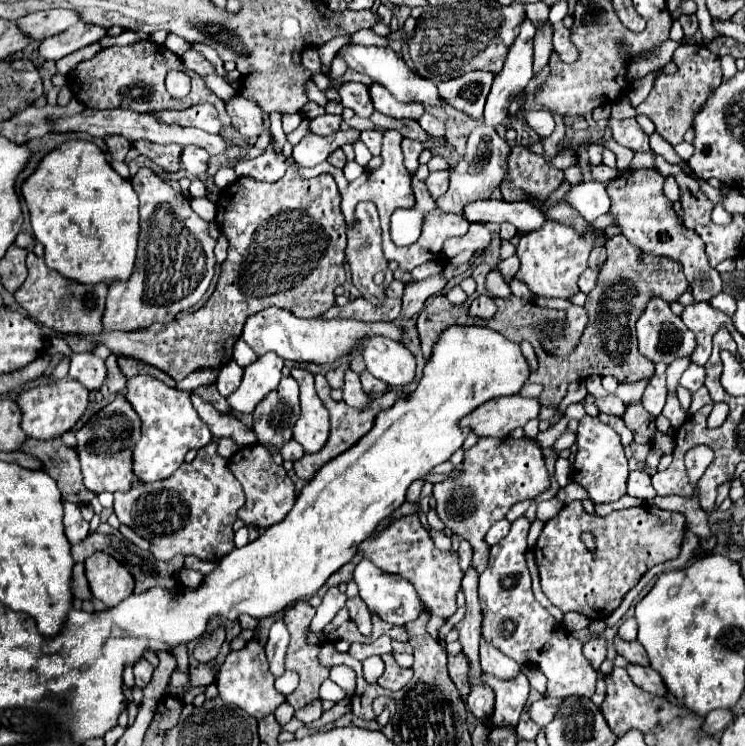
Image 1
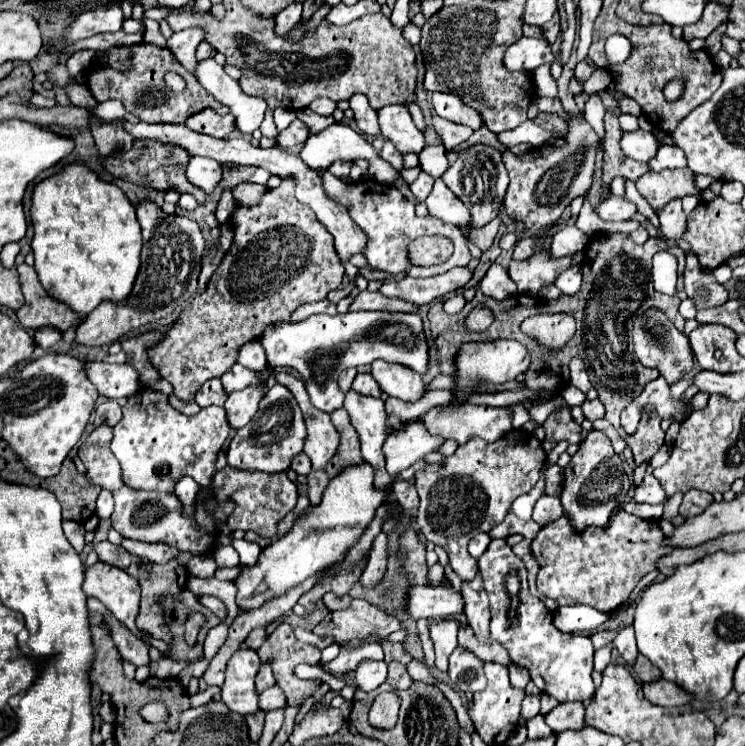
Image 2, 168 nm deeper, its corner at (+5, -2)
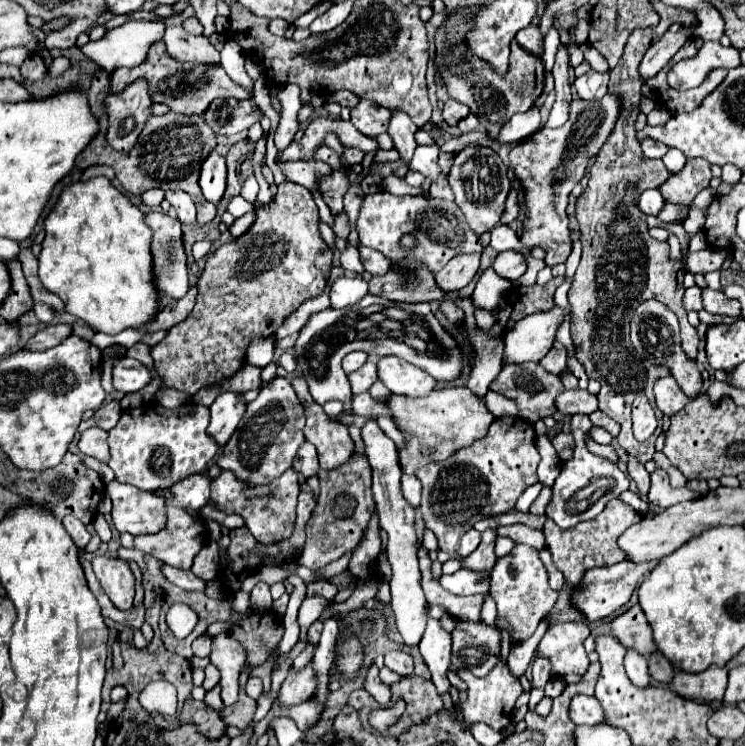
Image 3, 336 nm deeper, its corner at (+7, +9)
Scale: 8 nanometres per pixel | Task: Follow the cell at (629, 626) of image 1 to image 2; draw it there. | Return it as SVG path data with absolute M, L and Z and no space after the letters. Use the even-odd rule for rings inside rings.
M625 626L617 632L615 640L613 640L615 648L619 650L619 654L625 658L625 662L631 666L635 656L637 656L637 646L635 646L635 634L633 634L633 626Z

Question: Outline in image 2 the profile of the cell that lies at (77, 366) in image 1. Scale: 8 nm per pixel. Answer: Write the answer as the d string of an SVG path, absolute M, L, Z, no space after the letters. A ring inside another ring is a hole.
M85 360L87 378L97 386L97 392L105 398L127 398L139 392L139 376L129 364L109 364L99 360Z

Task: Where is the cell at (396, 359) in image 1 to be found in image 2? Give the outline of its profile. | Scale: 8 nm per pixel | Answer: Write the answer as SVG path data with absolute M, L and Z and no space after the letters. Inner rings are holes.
M375 360L371 364L371 376L379 382L381 390L387 396L395 396L405 402L419 400L425 390L421 374L415 374L411 368L405 368L401 364Z

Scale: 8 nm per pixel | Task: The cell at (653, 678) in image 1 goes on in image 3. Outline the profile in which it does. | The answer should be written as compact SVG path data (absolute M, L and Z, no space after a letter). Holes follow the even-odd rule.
M709 667L701 673L683 673L677 671L673 681L669 683L671 691L679 693L681 697L689 699L703 699L703 701L721 701L727 689L729 671L725 667Z

